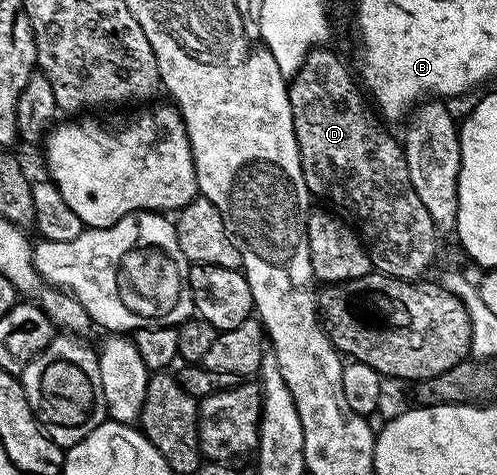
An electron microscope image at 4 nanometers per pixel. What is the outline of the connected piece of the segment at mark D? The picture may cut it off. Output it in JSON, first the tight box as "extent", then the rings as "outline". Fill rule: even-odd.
{"extent":[288,47,437,282],"outline":[[[318,47],[306,55],[301,69],[292,75],[288,86],[295,139],[301,152],[303,179],[310,194],[314,198],[326,197],[338,205],[336,208],[355,226],[376,272],[397,277],[401,281],[416,282],[424,278],[421,276],[428,271],[429,264],[437,253],[437,224],[431,219],[431,215],[427,215],[423,199],[415,195],[415,187],[411,187],[411,175],[407,171],[402,142],[398,138],[396,141],[384,129],[386,126],[367,104],[354,74],[353,77],[349,74],[348,67],[329,47]]]}

